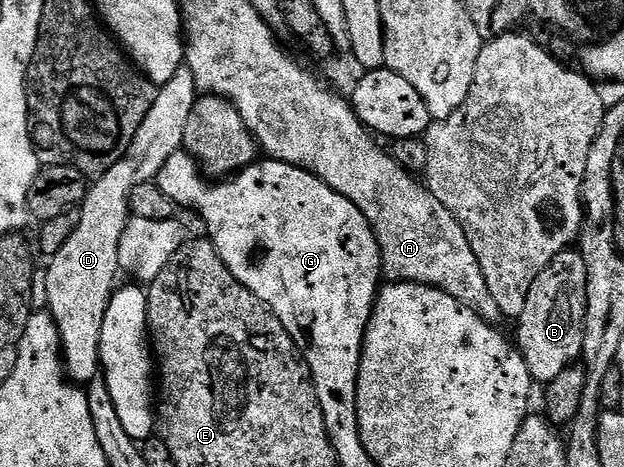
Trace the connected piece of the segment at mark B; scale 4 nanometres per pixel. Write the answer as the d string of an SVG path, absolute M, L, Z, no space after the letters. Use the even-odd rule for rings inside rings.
M576 249L558 253L558 257L538 273L534 285L530 285L526 309L522 309L515 324L515 346L526 361L530 377L537 384L547 385L554 381L562 369L573 366L581 358L587 304L588 274L583 257Z

